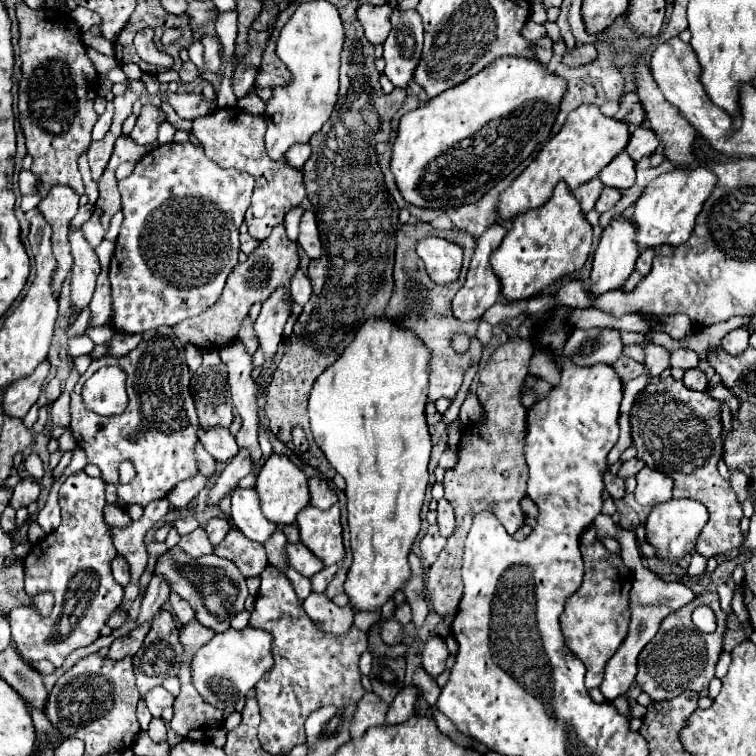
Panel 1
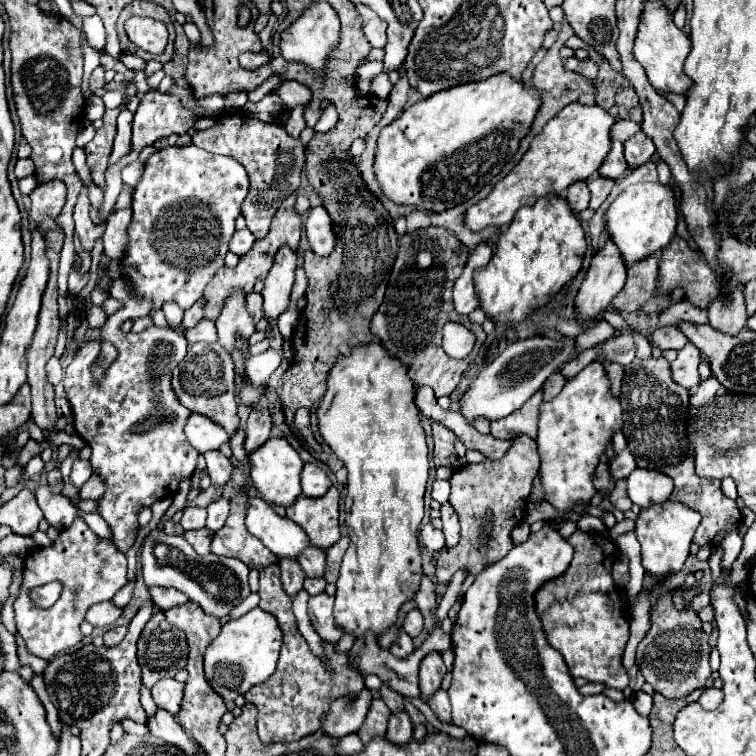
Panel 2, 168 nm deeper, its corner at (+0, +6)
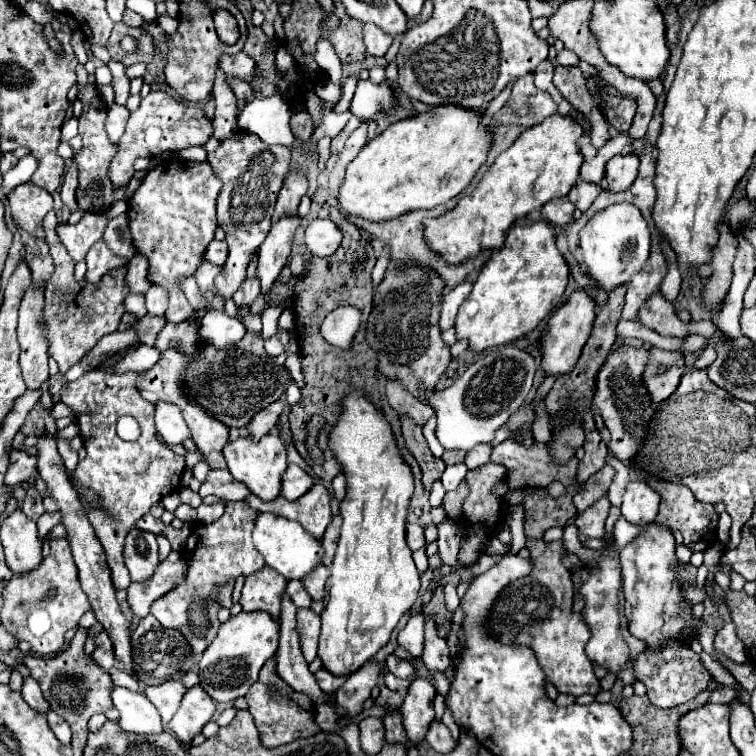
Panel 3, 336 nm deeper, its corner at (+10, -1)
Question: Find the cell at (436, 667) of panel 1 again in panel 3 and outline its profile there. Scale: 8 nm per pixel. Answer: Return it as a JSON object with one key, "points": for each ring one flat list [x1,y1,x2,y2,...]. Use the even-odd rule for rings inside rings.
{"points":[[428,678,412,680,404,696,404,702,400,706,406,736,412,742,422,740,426,736,430,720,434,720,434,706,432,706,434,696,436,696,436,690]]}

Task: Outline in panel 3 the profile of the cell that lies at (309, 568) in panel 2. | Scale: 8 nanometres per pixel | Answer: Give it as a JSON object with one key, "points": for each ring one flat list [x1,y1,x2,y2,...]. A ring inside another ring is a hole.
{"points":[[320,564,320,568,316,568,314,572,306,574,306,576,300,580,300,582,304,584,304,588,308,590,308,594,312,596,312,600,322,600,322,598,324,598,324,586,326,586,328,574,330,574,330,570]]}

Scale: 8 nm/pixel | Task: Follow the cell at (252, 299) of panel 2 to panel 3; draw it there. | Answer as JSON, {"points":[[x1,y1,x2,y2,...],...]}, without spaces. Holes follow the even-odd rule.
{"points":[[254,276,252,280,244,280,242,282,242,286,238,288,238,292,234,292,232,300,236,302,236,306,248,306,250,308,252,302,258,298,258,294,260,294,260,282]]}

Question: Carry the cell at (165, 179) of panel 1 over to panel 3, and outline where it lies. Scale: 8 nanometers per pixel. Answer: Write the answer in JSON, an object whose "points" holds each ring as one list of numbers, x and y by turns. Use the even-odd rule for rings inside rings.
{"points":[[170,160,160,162,148,170,138,190,128,200,128,218,134,248,148,258,148,282,152,286,166,288,168,294,168,322,184,322,194,316,194,310,186,302,180,282,194,276,198,266,206,260,206,246,214,240,216,198,222,190,222,180,214,176,208,162]]}

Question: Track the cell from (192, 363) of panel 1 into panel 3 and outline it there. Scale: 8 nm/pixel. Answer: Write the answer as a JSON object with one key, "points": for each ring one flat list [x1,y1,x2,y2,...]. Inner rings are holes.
{"points":[[152,286,146,292,146,310,148,310,148,314,150,316,164,316,166,306,168,306,166,292,162,288,158,288,158,286]]}

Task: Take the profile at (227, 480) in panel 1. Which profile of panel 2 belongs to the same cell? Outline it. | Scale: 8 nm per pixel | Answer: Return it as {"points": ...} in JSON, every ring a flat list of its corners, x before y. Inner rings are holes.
{"points":[[256,407,250,411,248,423,246,423,246,451,252,451,260,445,264,445,272,431,272,415,268,407]]}

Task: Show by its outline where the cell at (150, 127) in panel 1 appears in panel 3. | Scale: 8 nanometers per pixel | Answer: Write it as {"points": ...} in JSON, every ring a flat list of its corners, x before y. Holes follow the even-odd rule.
{"points":[[150,92,146,98,142,98,140,108,130,114,126,132,118,142,118,152,110,164,110,182,114,188,122,188,128,184,128,180,134,174,134,160,144,156,152,158,162,150,182,150,190,146,202,146,212,134,212,124,204,116,200,106,184,106,176,98,172,98,166,92]]}

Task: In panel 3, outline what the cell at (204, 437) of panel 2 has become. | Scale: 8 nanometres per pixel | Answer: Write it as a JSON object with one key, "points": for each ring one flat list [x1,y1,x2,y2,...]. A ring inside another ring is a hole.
{"points":[[160,402,156,404,156,428,160,432,160,436,172,444,172,446,178,446,178,444,184,444,184,440,192,438,192,432,186,424,186,420,182,418,182,412,178,406,174,404,166,404,166,402]]}

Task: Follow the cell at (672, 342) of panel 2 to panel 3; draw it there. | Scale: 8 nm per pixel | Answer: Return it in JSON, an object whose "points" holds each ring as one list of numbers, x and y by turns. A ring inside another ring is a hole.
{"points":[[688,336,684,340,684,344,682,344,682,352,684,354,692,354,692,352,704,348,704,346,706,346,706,340,704,338,700,338,700,336]]}

